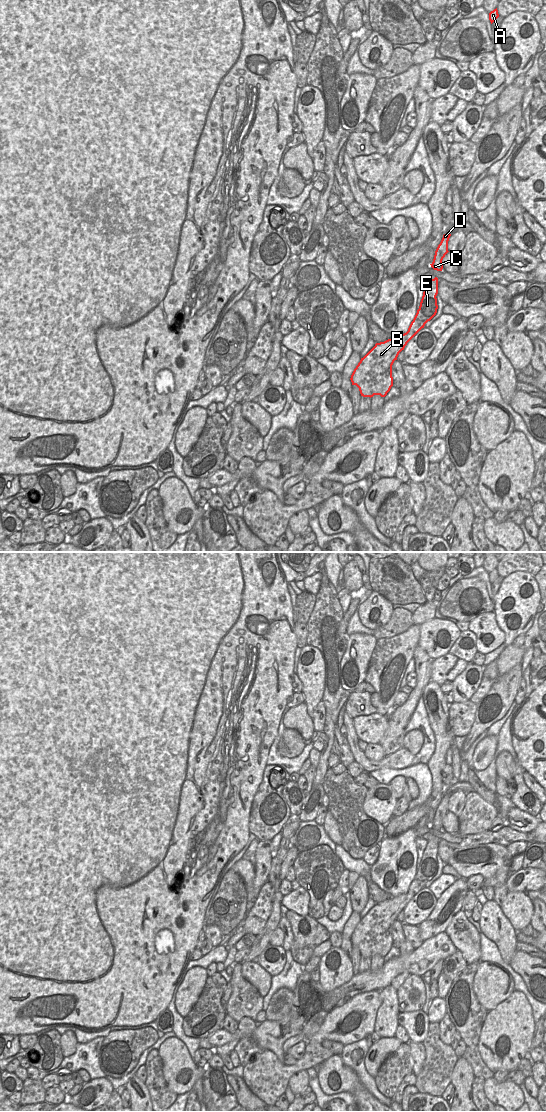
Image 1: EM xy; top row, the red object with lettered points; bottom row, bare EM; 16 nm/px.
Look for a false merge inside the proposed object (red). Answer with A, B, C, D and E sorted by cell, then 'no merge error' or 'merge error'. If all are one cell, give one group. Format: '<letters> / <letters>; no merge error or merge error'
A B C D E; no merge error

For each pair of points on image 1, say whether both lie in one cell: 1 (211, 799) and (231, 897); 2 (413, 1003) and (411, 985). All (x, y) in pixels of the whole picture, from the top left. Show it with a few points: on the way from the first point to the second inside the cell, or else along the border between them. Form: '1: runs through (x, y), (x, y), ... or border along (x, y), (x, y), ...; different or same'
1: border along (225, 873), (213, 893); different
2: runs through (411, 999), (411, 989); same

